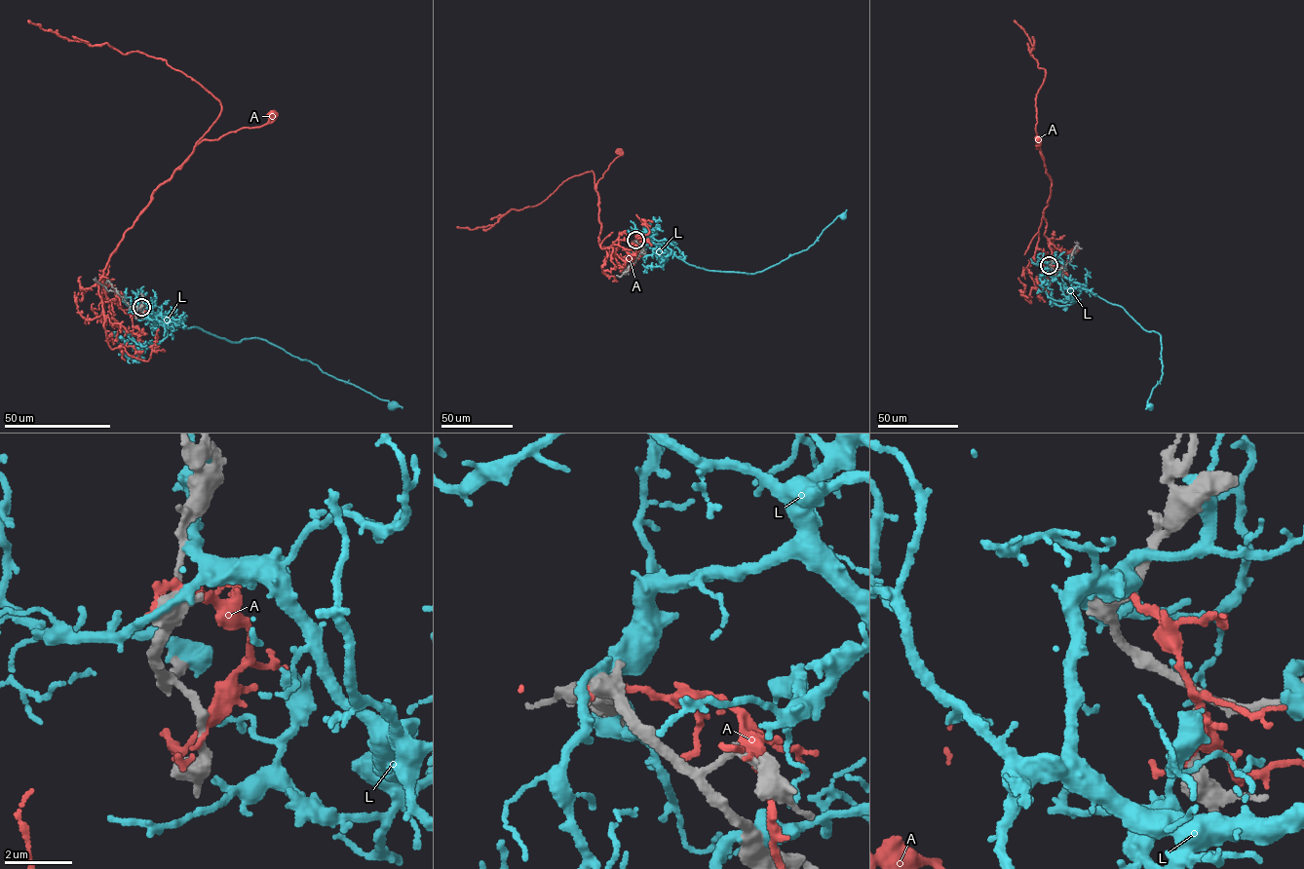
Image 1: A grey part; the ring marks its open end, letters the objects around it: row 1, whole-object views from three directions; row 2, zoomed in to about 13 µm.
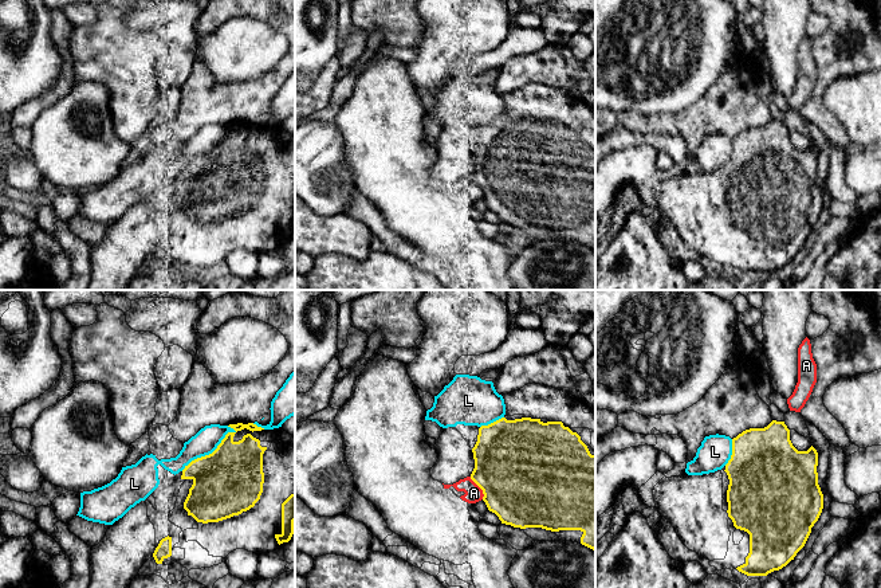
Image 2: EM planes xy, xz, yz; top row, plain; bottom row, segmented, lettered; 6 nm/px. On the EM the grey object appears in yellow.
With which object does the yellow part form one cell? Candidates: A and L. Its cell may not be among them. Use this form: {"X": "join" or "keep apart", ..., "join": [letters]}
{"A": "keep apart", "L": "keep apart", "join": []}

